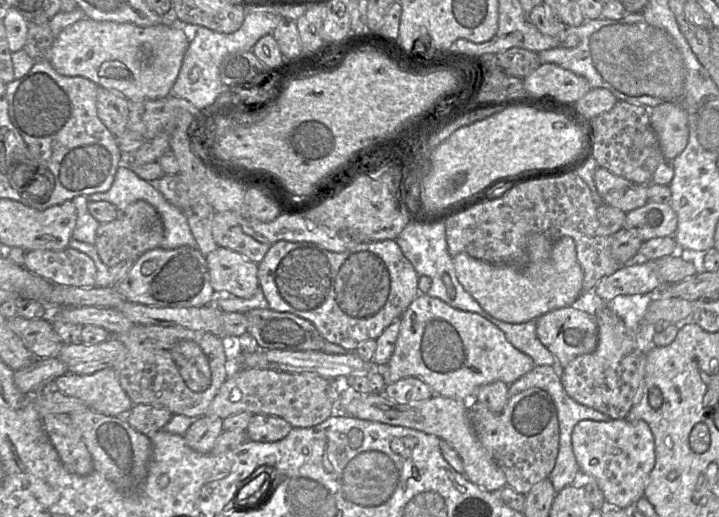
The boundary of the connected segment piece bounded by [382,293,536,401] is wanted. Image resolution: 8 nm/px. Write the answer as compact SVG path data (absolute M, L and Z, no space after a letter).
M419 293L416 296L416 298L402 313L400 322L400 331L395 343L394 351L388 363L384 367L382 367L382 374L384 376L386 385L404 377L416 377L426 383L432 389L434 394L453 398L456 400L470 401L474 399L475 394L480 387L495 381L501 381L506 383L507 385L510 385L536 366L532 358L516 349L507 340L505 334L493 323L476 313L455 309L436 297L428 296L427 293Z

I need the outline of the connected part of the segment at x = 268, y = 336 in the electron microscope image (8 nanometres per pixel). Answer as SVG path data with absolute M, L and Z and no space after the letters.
M255 308L247 311L245 316L248 322L247 333L256 340L260 350L322 351L326 341L310 321L291 313Z

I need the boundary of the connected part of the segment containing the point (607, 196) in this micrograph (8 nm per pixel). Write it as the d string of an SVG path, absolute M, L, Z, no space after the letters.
M597 166L594 172L596 188L604 202L625 213L647 203L646 184L637 184Z

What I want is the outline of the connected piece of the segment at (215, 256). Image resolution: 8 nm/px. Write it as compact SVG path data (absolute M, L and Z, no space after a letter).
M218 246L205 259L209 281L215 292L249 299L258 290L258 264L244 255Z

